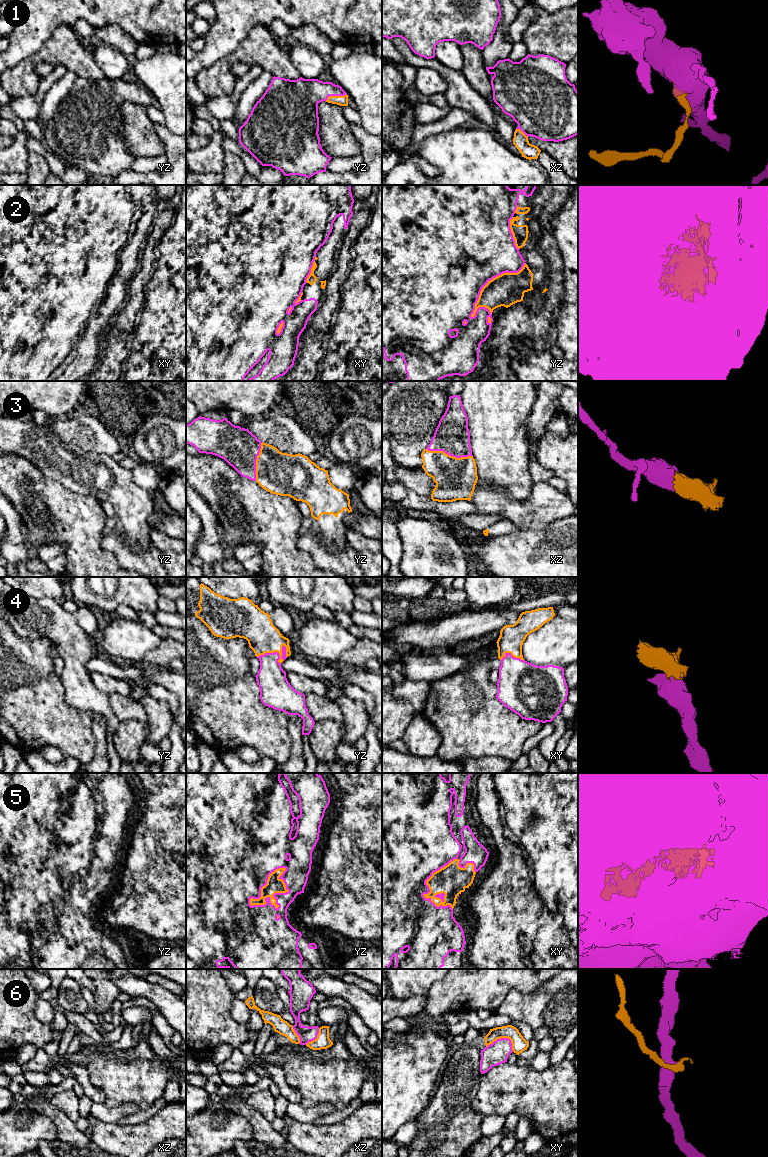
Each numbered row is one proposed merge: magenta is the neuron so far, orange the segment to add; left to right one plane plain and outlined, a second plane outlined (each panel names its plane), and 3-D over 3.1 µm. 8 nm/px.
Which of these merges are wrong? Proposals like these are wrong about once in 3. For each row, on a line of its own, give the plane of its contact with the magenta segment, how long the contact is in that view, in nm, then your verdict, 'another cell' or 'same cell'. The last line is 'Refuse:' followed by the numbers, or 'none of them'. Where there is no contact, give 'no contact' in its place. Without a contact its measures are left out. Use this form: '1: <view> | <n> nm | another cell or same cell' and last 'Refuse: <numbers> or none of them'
1: yz | 180 nm | same cell
2: yz | 600 nm | same cell
3: xz | 380 nm | same cell
4: yz | 260 nm | same cell
5: yz | 420 nm | same cell
6: xy | 220 nm | another cell
Refuse: 6

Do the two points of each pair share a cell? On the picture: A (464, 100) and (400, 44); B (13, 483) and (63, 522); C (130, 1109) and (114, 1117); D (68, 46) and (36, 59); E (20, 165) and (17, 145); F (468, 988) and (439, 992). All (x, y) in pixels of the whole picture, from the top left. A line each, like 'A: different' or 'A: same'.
A: same
B: same
C: same
D: same
E: same
F: same

